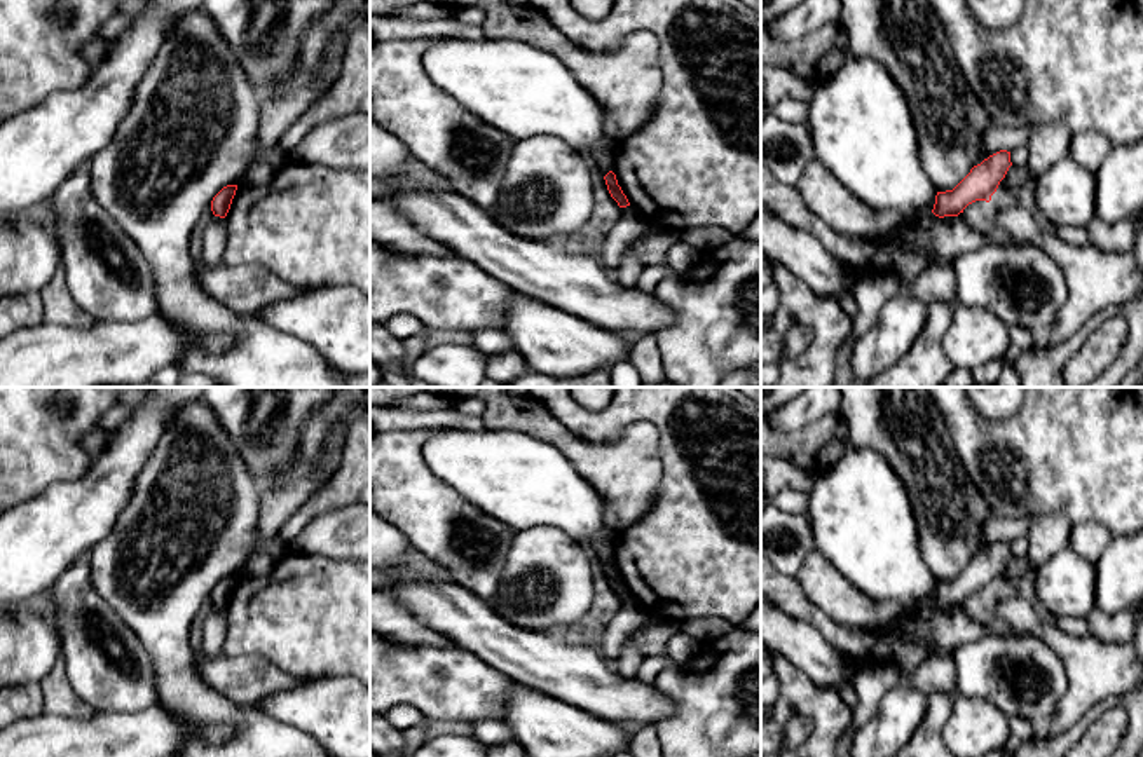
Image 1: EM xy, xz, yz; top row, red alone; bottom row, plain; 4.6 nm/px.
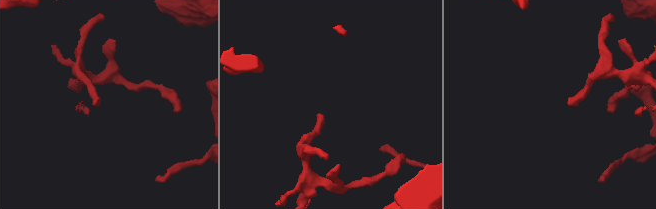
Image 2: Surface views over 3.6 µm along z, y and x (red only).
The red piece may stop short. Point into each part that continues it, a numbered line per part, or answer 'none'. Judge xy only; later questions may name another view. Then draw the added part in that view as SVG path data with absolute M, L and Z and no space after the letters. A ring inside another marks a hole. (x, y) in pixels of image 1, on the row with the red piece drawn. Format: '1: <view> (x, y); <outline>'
none

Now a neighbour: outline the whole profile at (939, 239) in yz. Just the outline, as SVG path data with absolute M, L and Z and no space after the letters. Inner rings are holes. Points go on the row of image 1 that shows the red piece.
M927 213L902 220L878 239L904 242L921 253L930 265L951 265L958 255L981 249L998 241L1000 235L995 230L975 232L960 216L939 218Z

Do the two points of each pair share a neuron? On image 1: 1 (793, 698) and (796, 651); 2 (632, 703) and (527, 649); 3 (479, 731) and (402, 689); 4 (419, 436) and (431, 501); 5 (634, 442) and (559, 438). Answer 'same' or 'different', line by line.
1: different
2: same
3: different
4: same
5: same

